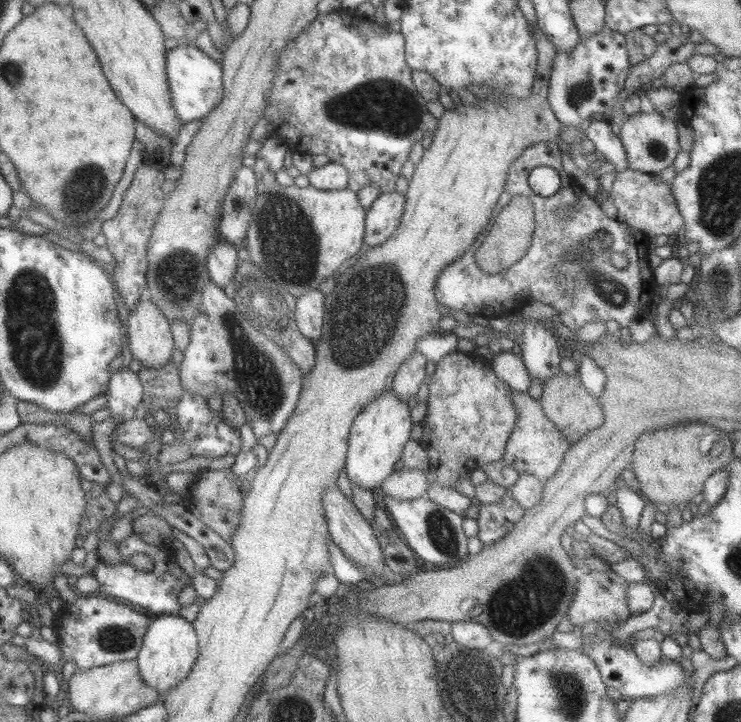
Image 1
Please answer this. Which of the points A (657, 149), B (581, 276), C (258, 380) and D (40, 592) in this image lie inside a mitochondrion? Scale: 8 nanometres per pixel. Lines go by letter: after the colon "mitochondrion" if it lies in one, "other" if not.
A: mitochondrion
B: mitochondrion
C: mitochondrion
D: other

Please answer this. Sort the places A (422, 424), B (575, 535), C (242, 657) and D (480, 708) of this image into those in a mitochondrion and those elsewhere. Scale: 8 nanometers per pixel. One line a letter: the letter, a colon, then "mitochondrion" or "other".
A: other
B: other
C: other
D: mitochondrion

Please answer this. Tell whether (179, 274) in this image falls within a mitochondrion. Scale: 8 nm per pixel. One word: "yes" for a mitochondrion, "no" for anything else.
yes

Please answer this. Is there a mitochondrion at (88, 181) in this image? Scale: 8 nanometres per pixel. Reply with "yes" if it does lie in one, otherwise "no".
yes

